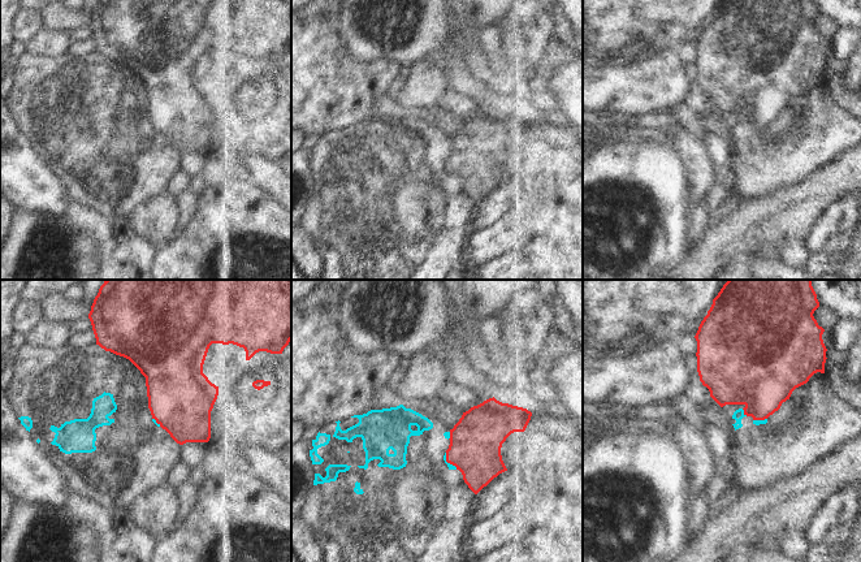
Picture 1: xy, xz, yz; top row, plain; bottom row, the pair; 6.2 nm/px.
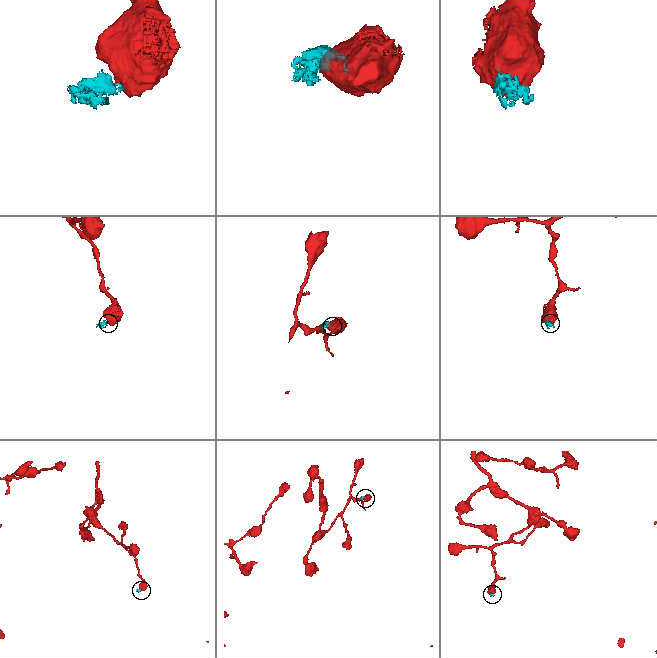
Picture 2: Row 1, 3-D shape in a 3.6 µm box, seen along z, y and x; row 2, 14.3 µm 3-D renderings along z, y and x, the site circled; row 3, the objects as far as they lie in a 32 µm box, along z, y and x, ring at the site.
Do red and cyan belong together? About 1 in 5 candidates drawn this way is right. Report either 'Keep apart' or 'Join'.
Keep apart.

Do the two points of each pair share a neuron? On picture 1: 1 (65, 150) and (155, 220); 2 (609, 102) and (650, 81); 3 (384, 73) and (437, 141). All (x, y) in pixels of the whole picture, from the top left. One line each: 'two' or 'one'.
1: two
2: one
3: two

